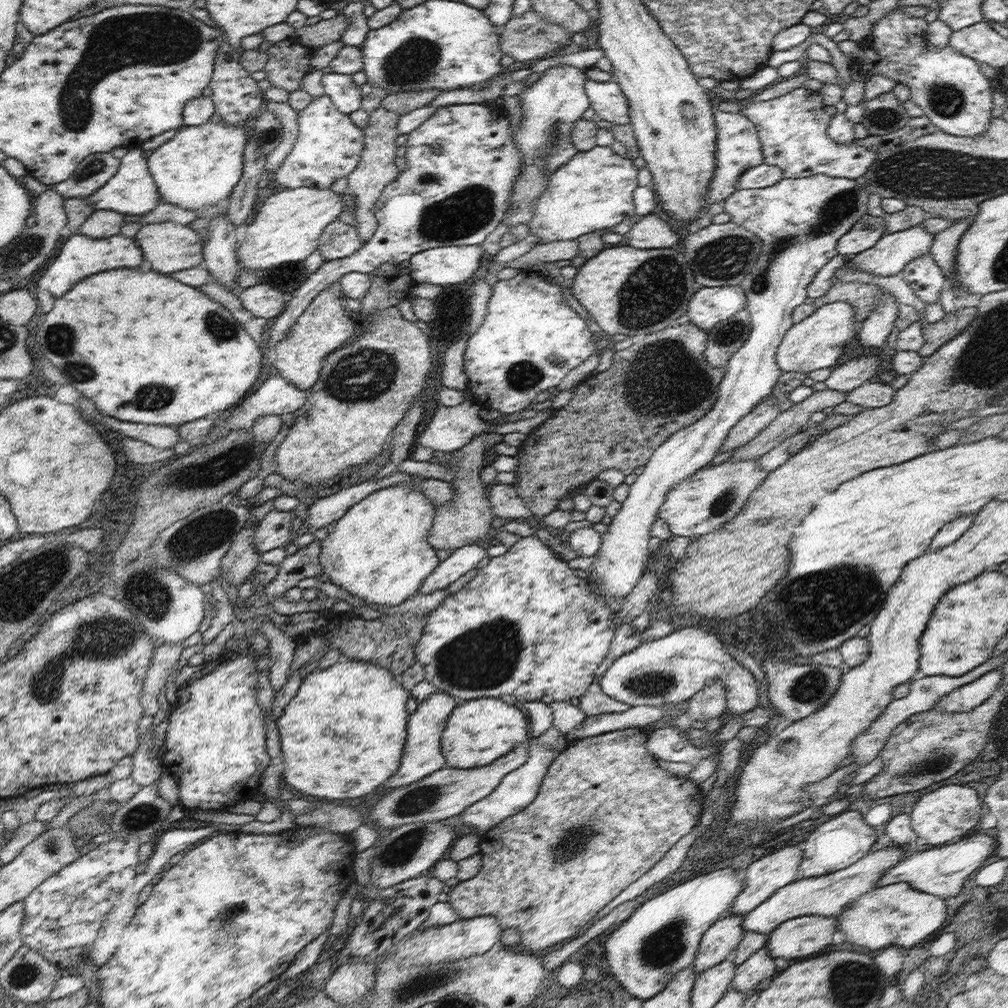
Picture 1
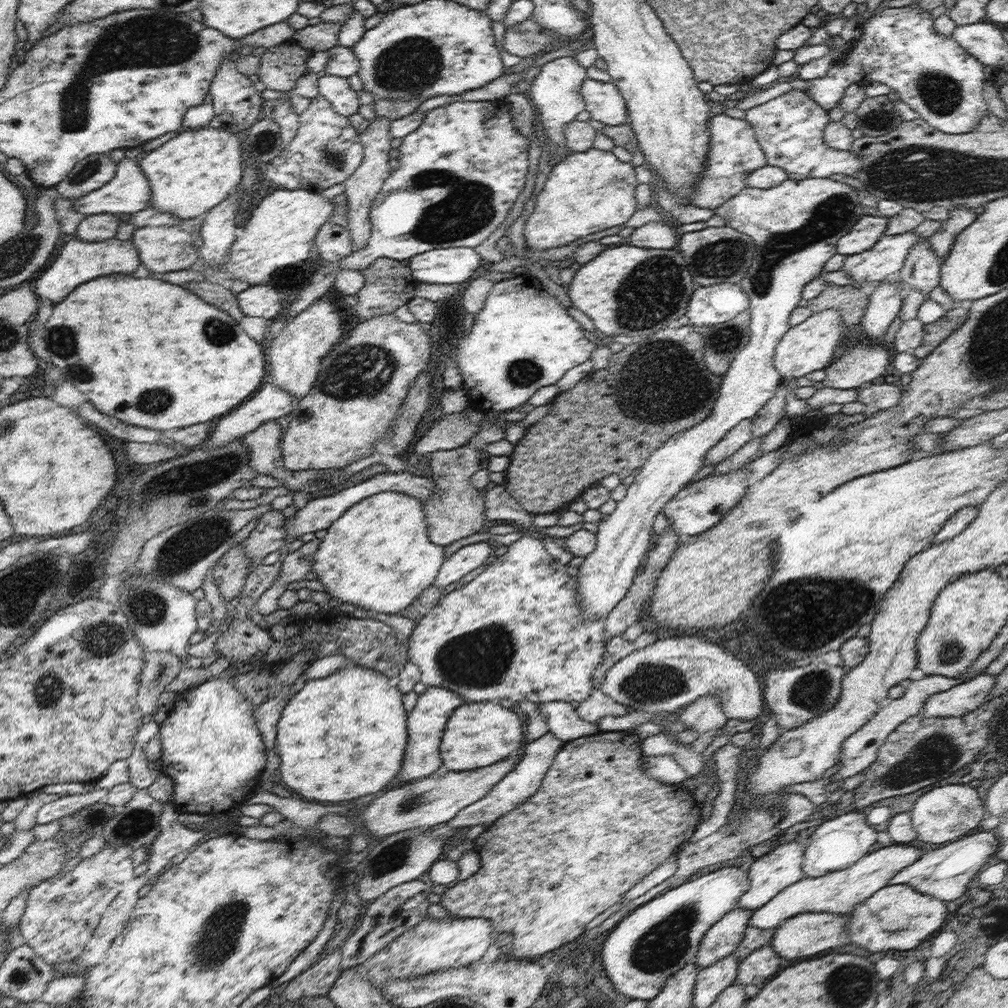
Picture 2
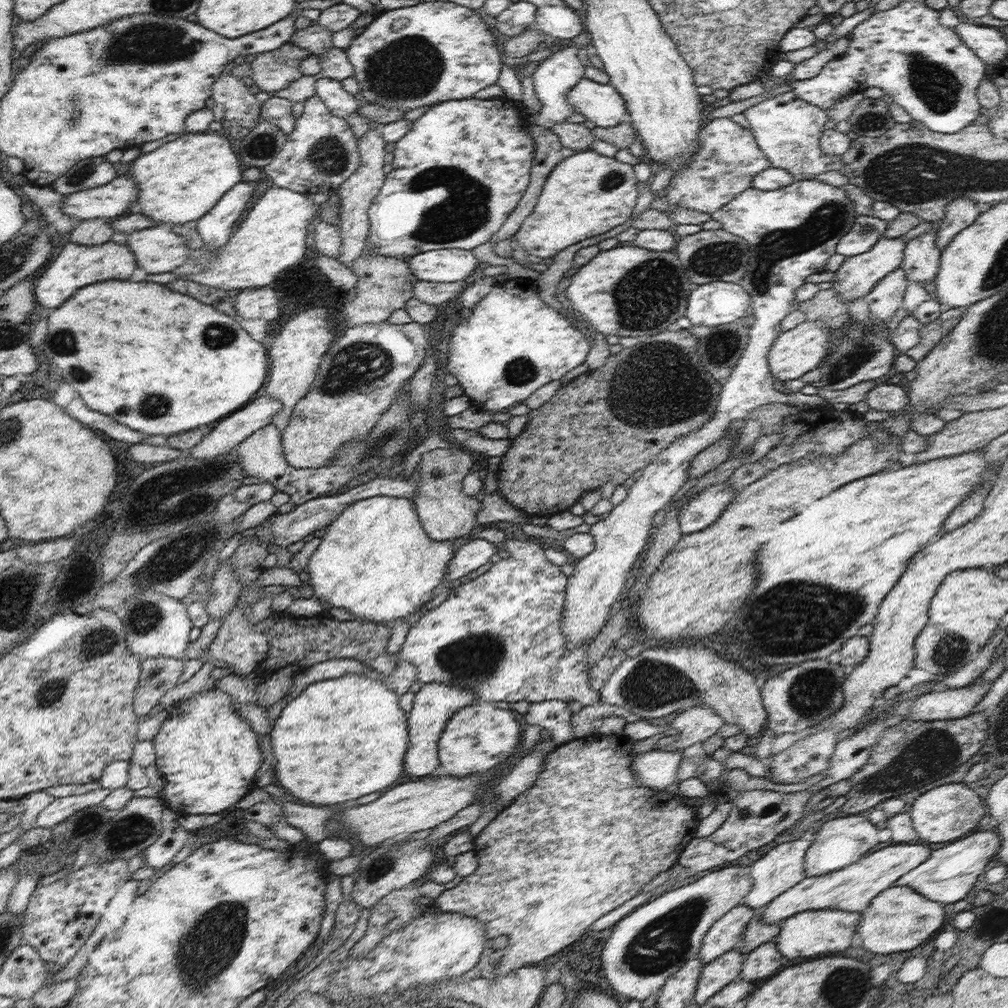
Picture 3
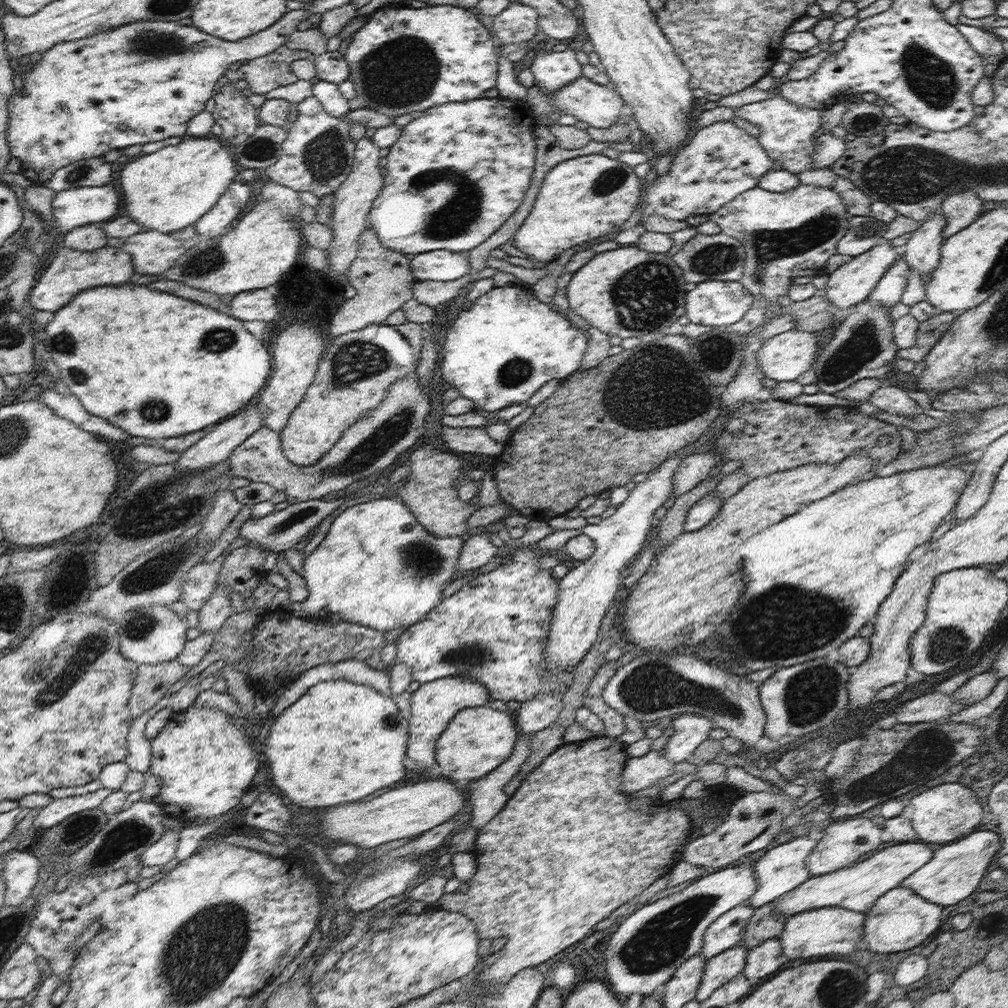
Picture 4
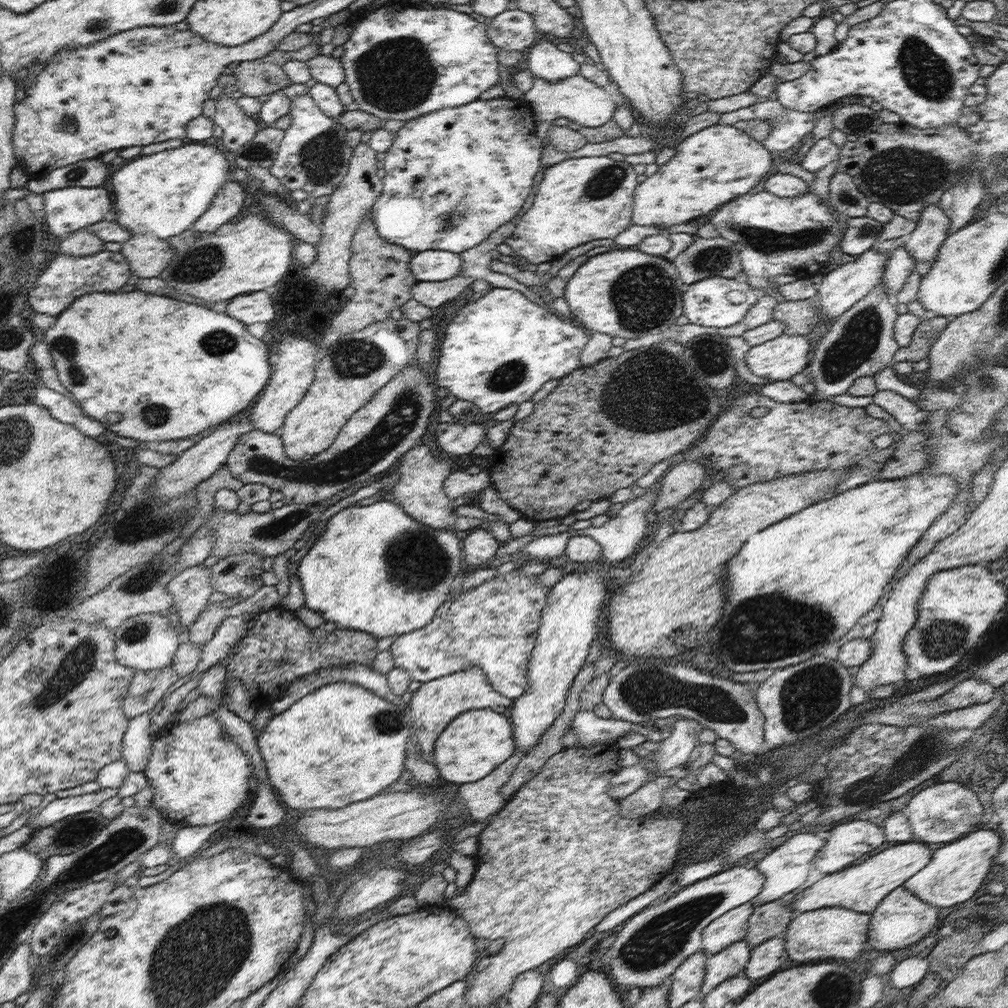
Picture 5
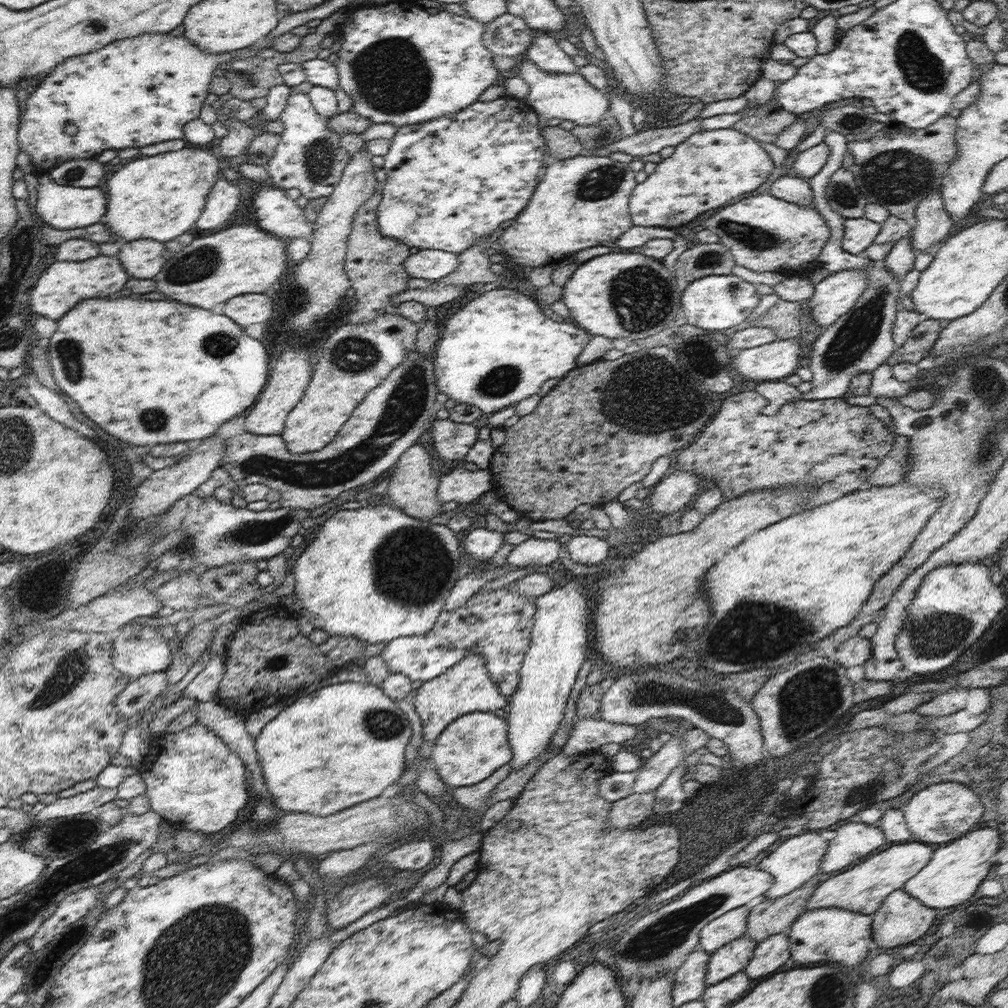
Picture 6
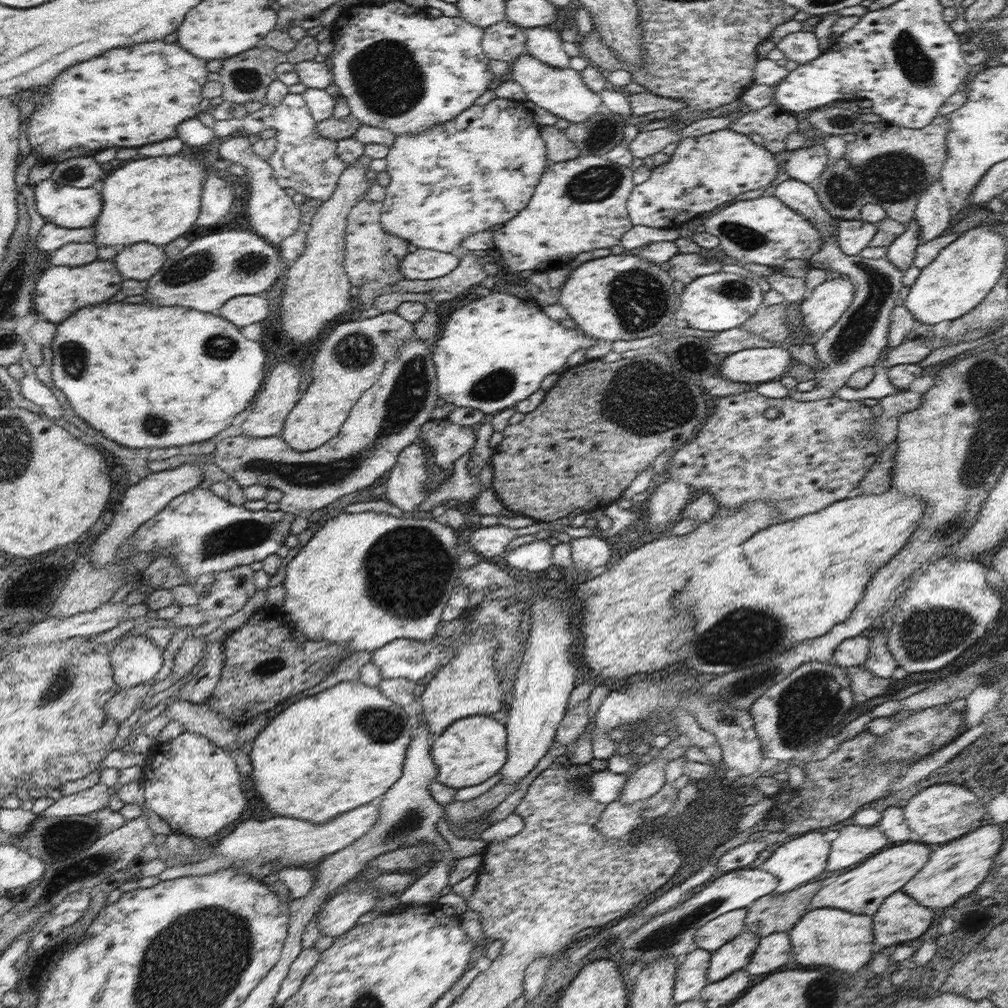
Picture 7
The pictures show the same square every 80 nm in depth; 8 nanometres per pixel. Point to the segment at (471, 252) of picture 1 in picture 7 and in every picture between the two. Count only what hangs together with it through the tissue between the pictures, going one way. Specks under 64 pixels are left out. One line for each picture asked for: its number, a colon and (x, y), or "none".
2: (452, 265)
3: (451, 264)
4: (439, 264)
5: (433, 265)
6: (429, 265)
7: (424, 264)

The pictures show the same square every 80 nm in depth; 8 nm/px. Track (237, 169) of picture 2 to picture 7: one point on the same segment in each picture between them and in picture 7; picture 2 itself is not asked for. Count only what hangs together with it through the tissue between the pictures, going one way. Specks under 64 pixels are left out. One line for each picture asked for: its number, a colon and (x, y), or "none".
3: (181, 181)
4: (168, 190)
5: (166, 193)
6: (161, 197)
7: (156, 199)

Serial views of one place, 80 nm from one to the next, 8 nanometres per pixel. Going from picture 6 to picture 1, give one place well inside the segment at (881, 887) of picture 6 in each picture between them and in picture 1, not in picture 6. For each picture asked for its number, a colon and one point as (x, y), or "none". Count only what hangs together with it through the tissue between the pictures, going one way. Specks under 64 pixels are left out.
1: (827, 895)
2: (839, 891)
3: (852, 888)
4: (857, 888)
5: (863, 887)

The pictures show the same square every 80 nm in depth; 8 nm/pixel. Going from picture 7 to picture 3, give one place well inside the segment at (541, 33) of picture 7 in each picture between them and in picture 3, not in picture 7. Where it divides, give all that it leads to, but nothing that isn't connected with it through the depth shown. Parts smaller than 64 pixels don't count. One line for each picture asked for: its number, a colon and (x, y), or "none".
3: (554, 77)
4: (552, 70)
5: (545, 60)
6: (544, 52)

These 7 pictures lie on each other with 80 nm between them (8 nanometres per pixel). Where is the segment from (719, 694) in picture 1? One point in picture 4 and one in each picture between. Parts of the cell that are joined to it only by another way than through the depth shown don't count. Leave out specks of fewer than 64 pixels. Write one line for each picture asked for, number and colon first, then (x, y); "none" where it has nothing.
2: (705, 714)
3: (696, 725)
4: (690, 730)

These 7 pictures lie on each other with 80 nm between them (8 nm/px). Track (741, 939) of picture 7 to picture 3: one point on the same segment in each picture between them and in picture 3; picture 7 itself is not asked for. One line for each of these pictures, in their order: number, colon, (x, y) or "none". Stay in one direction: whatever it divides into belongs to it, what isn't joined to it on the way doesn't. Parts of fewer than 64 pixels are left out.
3: (715, 975)
4: (719, 969)
5: (730, 961)
6: (733, 957)

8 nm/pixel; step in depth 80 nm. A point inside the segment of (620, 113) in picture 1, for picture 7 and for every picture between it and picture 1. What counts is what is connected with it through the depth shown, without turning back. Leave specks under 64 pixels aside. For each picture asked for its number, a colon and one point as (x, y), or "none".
2: (603, 100)
3: (602, 104)
4: (599, 106)
5: (580, 100)
6: (570, 96)
7: (562, 91)

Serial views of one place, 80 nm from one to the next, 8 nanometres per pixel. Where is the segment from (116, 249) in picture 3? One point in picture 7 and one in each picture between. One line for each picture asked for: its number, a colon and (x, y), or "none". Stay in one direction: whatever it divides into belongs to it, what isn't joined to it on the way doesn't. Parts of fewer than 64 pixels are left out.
4: (72, 271)
5: (68, 277)
6: (67, 282)
7: (61, 290)

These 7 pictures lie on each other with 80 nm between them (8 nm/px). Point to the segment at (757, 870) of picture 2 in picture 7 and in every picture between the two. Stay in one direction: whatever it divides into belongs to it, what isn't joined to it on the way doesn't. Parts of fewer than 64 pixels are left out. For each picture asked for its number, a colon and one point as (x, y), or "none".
3: (783, 867)
4: (782, 869)
5: (787, 867)
6: (795, 861)
7: (798, 861)

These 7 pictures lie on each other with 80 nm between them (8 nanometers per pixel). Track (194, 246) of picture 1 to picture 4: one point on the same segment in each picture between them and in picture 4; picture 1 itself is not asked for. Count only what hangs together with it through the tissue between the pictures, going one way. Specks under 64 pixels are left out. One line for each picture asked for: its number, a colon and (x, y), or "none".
2: (162, 248)
3: (157, 250)
4: (153, 252)

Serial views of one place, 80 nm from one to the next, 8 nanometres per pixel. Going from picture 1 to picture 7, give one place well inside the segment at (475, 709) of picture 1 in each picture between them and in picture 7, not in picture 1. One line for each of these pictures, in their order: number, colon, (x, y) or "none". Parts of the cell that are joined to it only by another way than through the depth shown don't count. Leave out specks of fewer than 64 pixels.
2: (478, 734)
3: (479, 737)
4: (477, 740)
5: (476, 742)
6: (469, 750)
7: (471, 750)

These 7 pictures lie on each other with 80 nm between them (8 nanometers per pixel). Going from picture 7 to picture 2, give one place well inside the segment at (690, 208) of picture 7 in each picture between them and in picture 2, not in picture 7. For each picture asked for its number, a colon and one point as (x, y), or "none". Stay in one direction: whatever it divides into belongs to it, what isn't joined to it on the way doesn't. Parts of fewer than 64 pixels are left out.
2: (735, 152)
3: (728, 158)
4: (720, 161)
5: (712, 167)
6: (711, 167)

